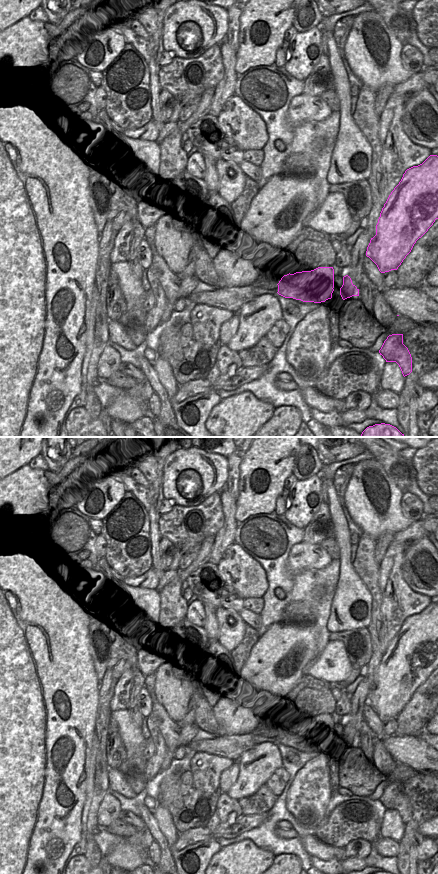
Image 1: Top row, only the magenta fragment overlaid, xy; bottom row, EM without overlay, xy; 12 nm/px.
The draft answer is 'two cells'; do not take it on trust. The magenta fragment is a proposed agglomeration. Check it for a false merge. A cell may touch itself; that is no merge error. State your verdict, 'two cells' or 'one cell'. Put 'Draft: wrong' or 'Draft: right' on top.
Draft: right
two cells

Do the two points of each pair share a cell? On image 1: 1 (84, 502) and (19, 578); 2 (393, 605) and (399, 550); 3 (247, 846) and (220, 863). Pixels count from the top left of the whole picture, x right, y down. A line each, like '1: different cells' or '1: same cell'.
1: different cells
2: same cell
3: same cell

